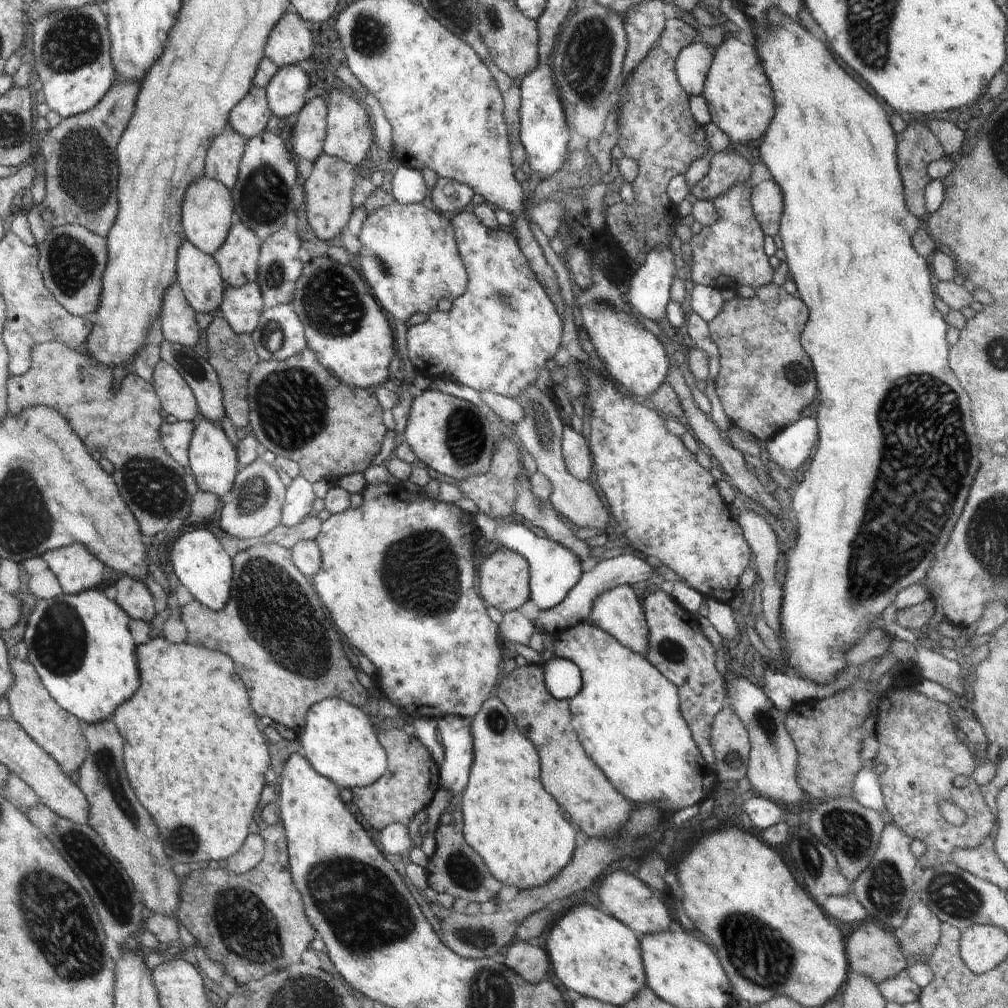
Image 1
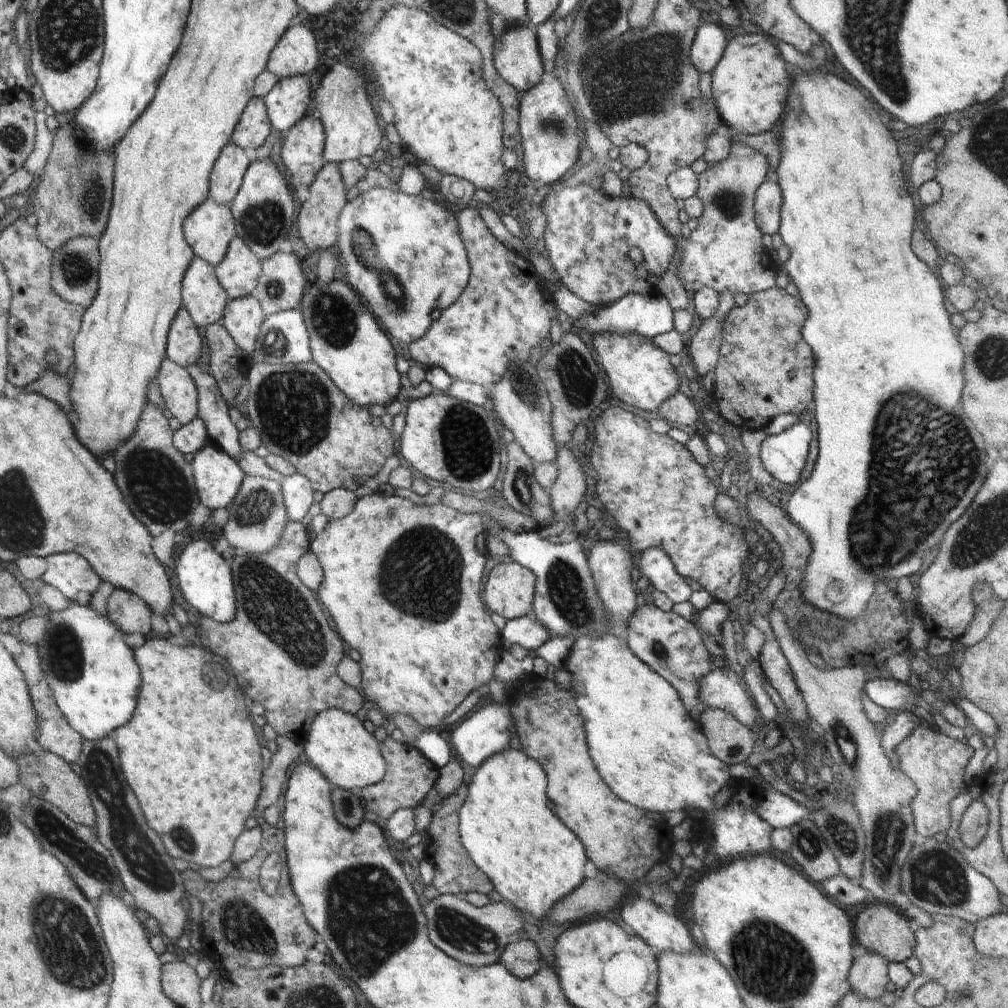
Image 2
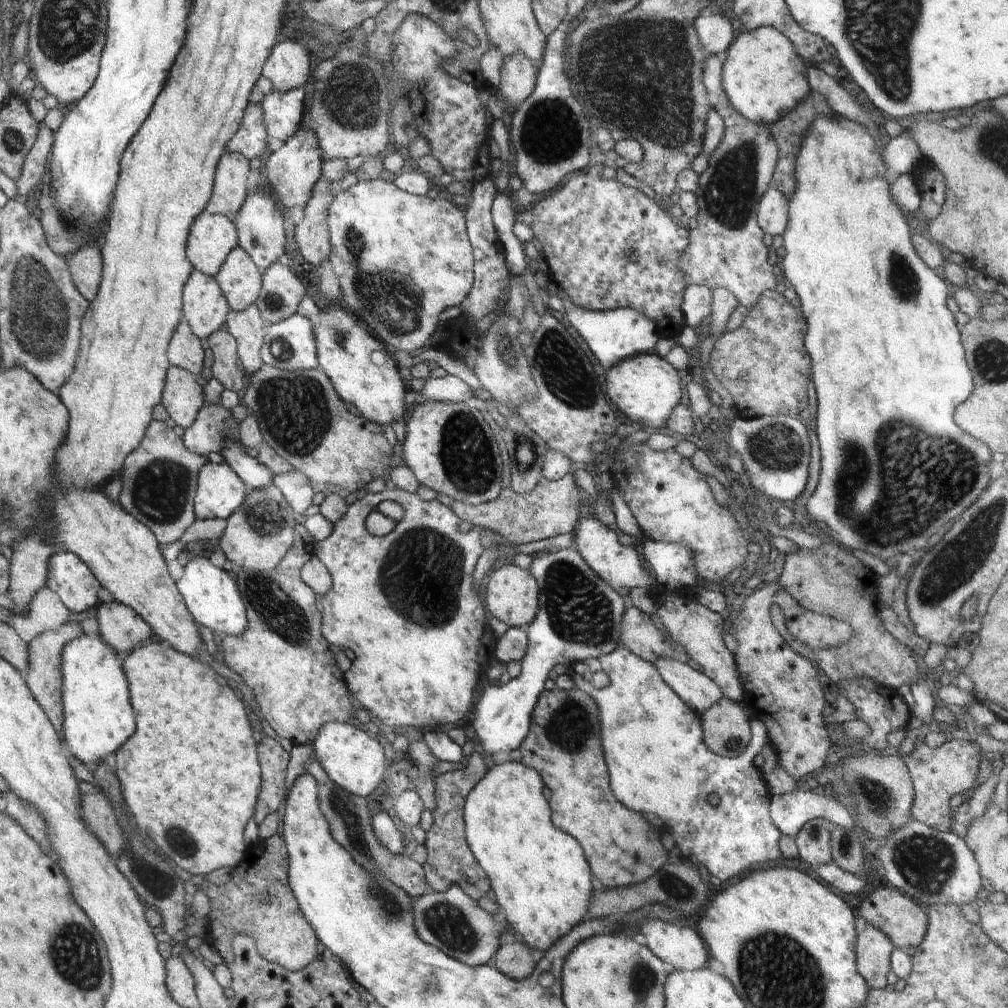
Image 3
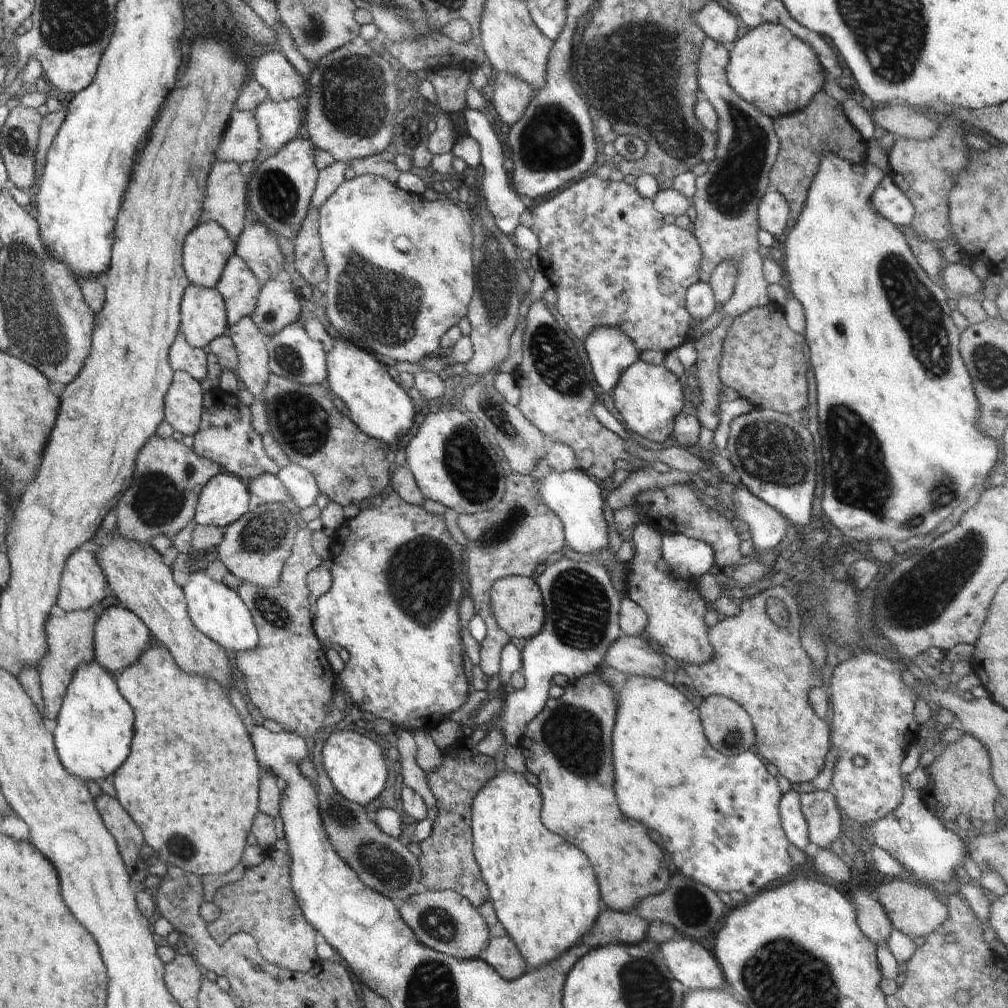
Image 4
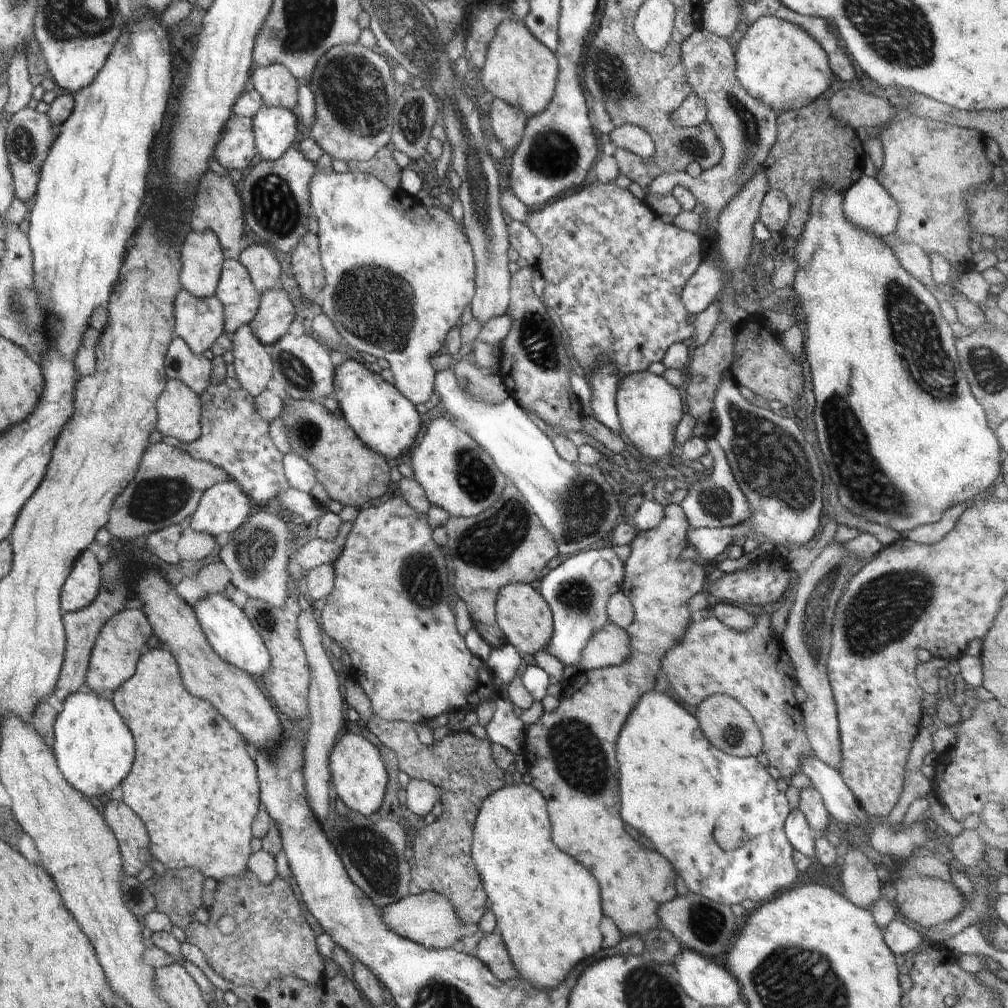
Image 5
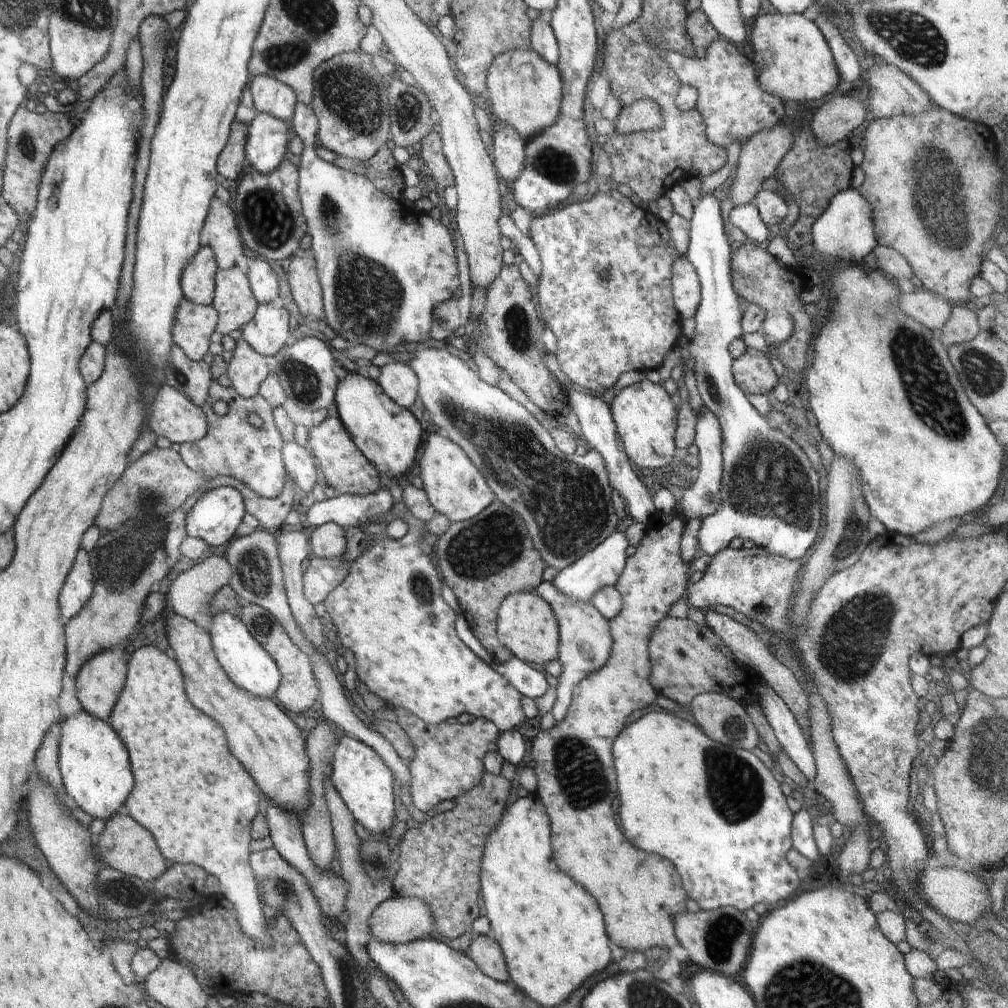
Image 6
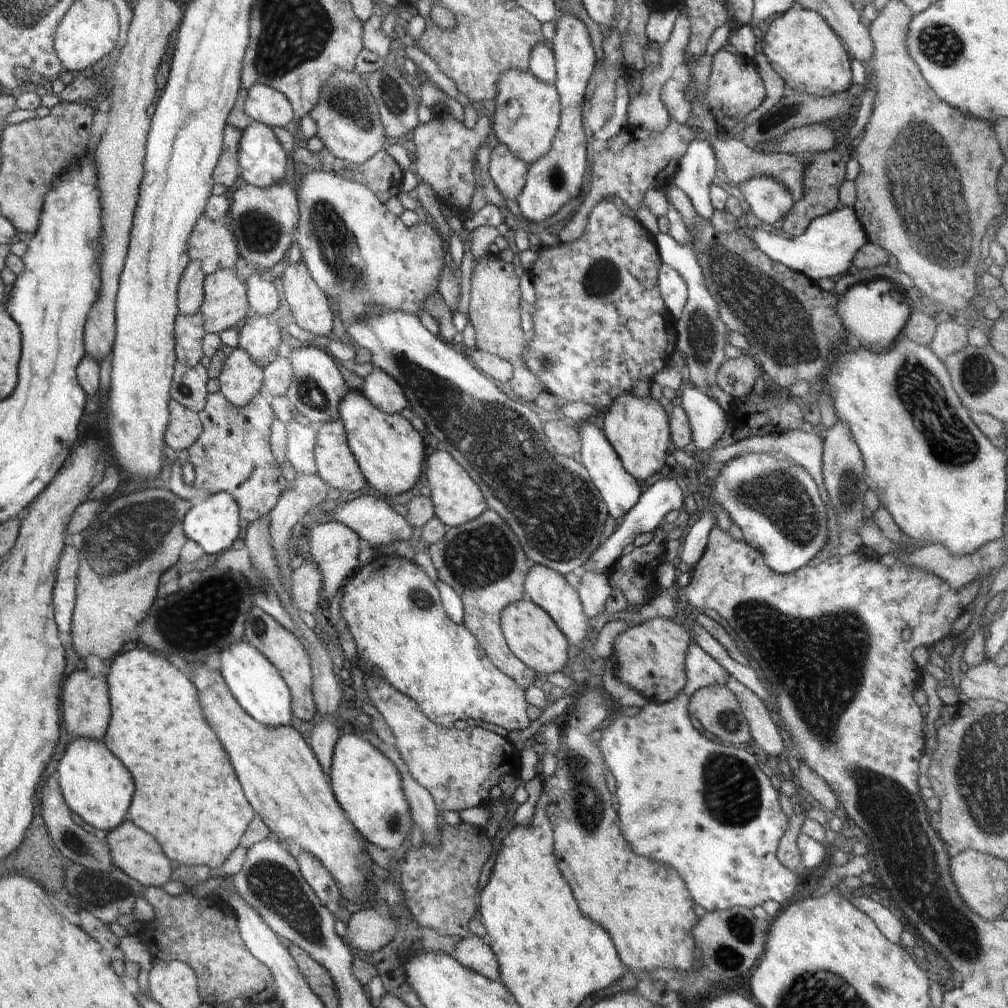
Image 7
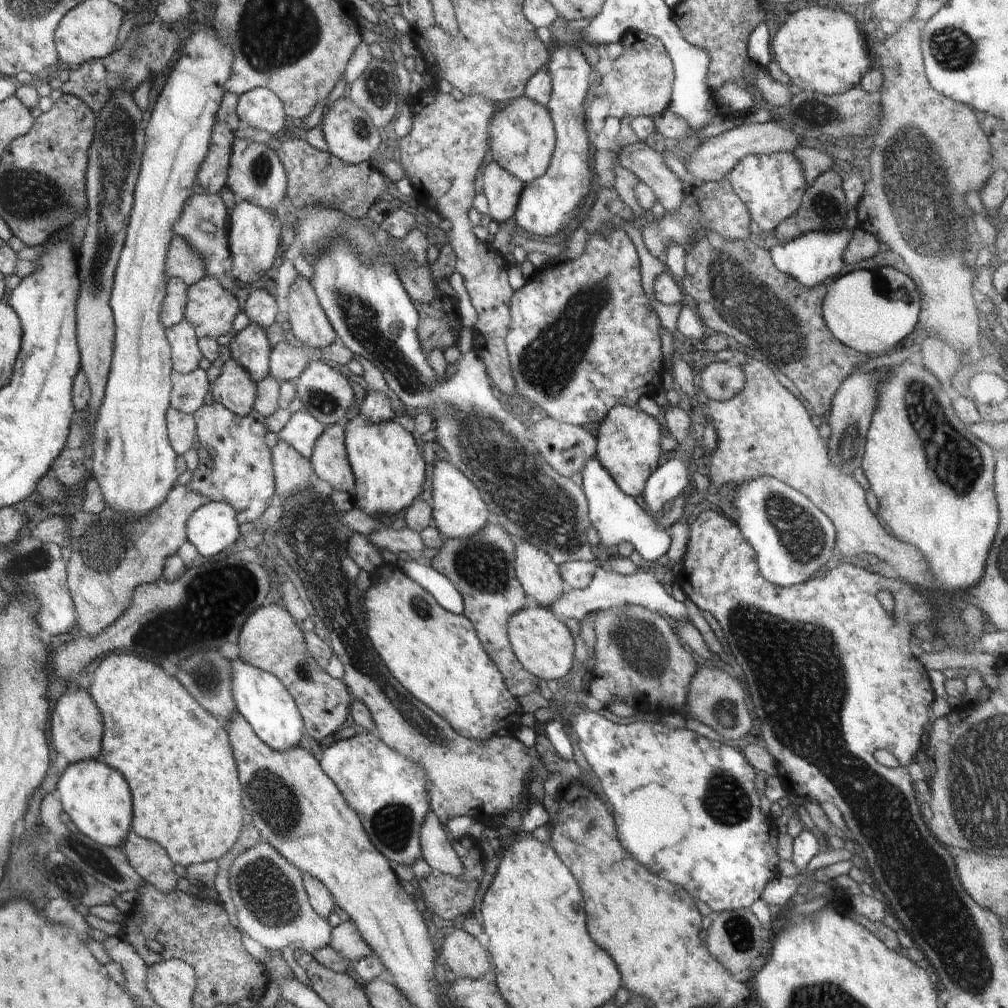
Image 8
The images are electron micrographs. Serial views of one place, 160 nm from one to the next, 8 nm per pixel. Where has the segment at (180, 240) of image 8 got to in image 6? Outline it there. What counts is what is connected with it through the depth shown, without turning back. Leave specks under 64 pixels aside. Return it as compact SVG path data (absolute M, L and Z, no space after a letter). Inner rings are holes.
M215 198L209 207L209 216L200 234L201 246L213 248L220 269L229 269L236 264L236 258L247 253L239 237L233 210L228 203Z

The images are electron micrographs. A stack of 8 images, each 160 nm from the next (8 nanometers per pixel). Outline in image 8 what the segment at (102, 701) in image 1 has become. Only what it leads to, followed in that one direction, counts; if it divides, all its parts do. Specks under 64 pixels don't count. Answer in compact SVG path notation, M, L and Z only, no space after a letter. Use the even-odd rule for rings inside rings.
M86 759L81 762L70 763L59 777L55 795L61 802L62 808L70 816L70 825L82 834L90 837L98 844L107 847L120 847L130 835L133 819L133 798L131 790L118 769L107 765L102 759Z

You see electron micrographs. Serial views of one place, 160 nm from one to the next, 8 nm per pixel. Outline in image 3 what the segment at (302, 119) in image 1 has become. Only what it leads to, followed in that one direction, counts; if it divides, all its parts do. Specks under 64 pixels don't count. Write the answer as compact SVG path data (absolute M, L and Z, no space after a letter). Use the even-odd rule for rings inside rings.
M298 129L284 145L272 153L268 153L266 170L263 180L268 184L268 190L281 206L301 206L304 208L316 181L322 176L321 166L323 154L318 144L318 137L310 129Z

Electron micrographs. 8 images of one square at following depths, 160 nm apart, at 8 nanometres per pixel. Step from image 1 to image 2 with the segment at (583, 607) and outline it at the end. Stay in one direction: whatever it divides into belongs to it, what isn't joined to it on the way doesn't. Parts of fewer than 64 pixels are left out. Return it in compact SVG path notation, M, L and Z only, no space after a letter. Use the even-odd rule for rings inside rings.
M648 548L638 562L640 574L650 580L650 584L663 592L674 604L687 602L692 590L686 580L676 572L672 560L662 548ZM532 612L506 622L504 630L500 632L503 650L509 650L514 645L523 646L528 650L535 650L550 640L548 630L544 630L544 624L538 624Z

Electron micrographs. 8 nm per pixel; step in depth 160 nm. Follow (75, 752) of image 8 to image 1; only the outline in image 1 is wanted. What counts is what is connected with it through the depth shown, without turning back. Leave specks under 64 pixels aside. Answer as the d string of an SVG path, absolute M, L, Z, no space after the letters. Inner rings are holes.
M121 575L121 578L114 582L114 589L115 600L129 613L132 620L145 620L150 623L154 618L154 602L144 582L128 575Z

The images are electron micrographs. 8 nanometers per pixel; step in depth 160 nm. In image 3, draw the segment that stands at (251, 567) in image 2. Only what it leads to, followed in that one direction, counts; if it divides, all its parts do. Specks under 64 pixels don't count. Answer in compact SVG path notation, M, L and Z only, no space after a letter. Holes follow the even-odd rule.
M301 520L295 524L295 537L290 550L274 568L267 571L236 568L233 577L245 605L248 626L240 636L226 635L219 647L225 664L232 672L244 678L244 684L246 684L244 687L254 699L258 700L262 714L272 726L272 730L282 737L288 746L312 744L323 724L330 721L347 723L352 715L350 713L352 710L351 692L337 663L337 653L340 648L330 644L324 638L321 631L319 598L300 576L302 566L314 556L315 547L316 541L310 536L304 521ZM290 620L292 622L296 620L296 622L292 624ZM288 630L294 636L292 642L286 638ZM296 636L300 644L296 644ZM268 735L263 736L260 743L257 744L258 758L261 768L261 787L257 796L255 806L254 822L259 825L267 814L276 813L278 806L282 804L282 800L287 798L286 784L286 765L288 764L290 755L288 747L282 747L280 742Z

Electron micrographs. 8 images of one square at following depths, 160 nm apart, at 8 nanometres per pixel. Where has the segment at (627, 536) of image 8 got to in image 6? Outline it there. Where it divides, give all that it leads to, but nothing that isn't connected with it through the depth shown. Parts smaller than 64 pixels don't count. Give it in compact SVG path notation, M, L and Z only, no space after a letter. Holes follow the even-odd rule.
M574 390L568 392L566 402L571 405L578 416L580 424L579 441L589 450L595 448L602 455L609 483L614 490L617 490L620 493L620 496L622 496L627 503L626 512L630 513L638 523L647 524L651 515L655 514L656 508L647 488L640 479L638 479L638 476L631 467L629 456L624 450L623 442L618 434L610 406L602 400L601 396L594 394L589 395L586 394L586 392Z

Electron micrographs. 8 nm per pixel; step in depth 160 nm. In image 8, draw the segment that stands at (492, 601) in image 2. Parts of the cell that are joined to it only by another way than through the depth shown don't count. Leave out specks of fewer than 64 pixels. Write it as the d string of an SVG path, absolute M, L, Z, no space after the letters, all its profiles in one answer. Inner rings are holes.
M522 608L507 624L508 638L519 663L540 680L558 680L568 674L574 660L574 633L546 608Z

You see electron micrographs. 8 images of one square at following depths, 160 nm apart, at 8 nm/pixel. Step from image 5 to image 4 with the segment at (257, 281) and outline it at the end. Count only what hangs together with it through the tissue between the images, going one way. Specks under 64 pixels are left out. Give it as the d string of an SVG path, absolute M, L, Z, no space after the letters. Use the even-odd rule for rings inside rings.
M258 220L245 226L237 236L235 254L250 267L260 286L267 280L278 278L283 269L284 259L276 236Z

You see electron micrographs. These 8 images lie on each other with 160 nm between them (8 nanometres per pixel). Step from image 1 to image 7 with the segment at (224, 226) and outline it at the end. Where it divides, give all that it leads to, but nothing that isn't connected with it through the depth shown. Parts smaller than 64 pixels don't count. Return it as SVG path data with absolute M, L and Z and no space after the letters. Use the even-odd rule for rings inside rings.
M190 260L188 269L181 276L177 305L182 315L193 315L201 310L205 300L205 273L200 260Z

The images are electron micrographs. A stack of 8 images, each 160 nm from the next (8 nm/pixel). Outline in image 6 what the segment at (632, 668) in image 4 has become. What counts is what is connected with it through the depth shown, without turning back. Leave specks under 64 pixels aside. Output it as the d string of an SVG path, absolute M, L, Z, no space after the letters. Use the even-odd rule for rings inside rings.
M543 580L534 591L542 597L554 611L559 624L560 646L557 658L561 662L562 674L557 684L557 699L554 707L550 708L555 721L559 723L564 720L568 707L571 703L573 688L590 673L602 668L610 658L613 636L608 624L608 619L600 614L599 610L592 603L582 601L572 601L568 597L562 596L557 588L548 580Z

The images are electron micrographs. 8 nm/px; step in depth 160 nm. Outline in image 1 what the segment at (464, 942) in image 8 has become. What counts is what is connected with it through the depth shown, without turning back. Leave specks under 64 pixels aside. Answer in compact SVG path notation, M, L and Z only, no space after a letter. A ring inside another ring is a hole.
M514 943L502 961L529 983L547 979L550 960L546 951L536 943Z

